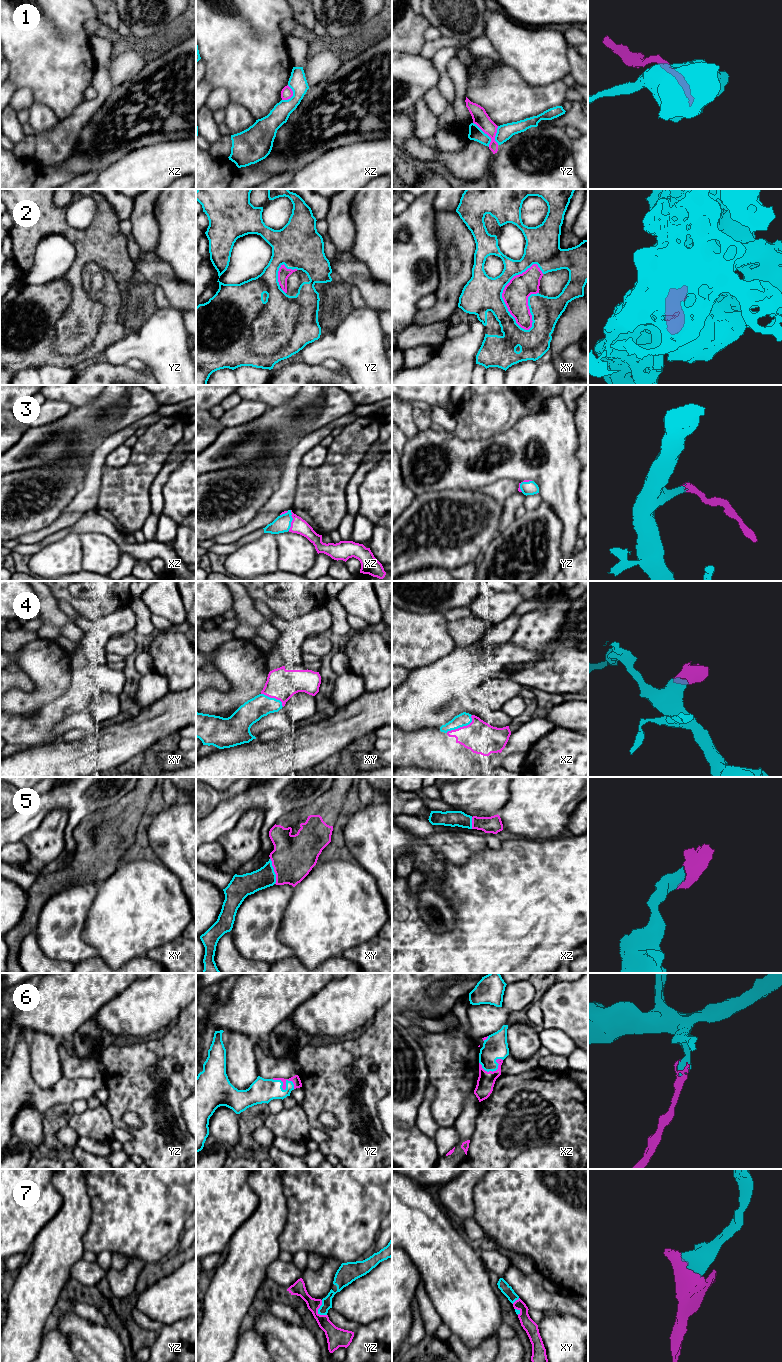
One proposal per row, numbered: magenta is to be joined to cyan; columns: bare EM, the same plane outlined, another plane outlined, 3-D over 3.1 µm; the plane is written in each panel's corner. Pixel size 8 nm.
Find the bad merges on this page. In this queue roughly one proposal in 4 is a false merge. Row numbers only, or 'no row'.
1

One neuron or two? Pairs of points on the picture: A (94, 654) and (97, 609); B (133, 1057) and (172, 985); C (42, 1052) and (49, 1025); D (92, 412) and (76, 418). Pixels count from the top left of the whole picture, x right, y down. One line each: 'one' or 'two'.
A: two
B: two
C: two
D: one

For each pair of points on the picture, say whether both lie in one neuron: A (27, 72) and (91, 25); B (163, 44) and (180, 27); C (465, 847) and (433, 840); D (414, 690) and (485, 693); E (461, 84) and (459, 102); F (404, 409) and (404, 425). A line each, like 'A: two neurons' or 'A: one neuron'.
A: two neurons
B: one neuron
C: one neuron
D: two neurons
E: one neuron
F: one neuron

